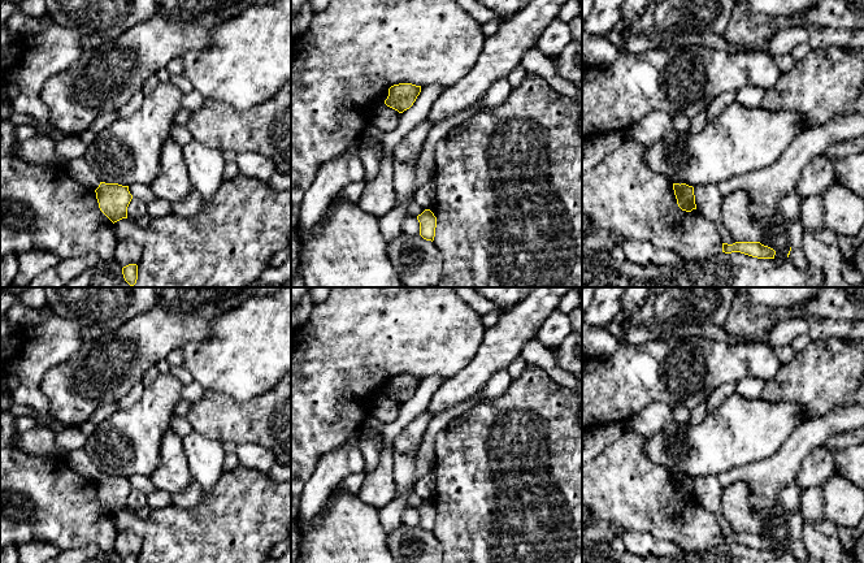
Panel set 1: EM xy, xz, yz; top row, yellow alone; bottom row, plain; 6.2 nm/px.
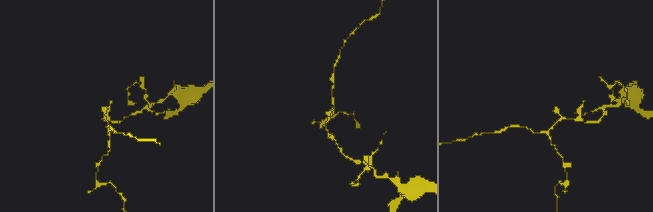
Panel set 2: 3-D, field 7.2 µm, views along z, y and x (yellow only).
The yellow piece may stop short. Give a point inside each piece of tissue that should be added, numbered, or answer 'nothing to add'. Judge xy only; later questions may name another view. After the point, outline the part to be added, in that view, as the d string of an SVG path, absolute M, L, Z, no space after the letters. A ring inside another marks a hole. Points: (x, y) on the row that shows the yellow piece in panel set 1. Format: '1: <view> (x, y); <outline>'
nothing to add

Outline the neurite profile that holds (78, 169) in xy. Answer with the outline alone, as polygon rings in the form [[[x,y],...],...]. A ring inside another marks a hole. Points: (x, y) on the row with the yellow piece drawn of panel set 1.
[[[83,156],[68,161],[66,170],[77,183],[87,189],[96,190],[100,185],[99,177],[94,173]]]

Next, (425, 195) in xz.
[[[434,181],[421,186],[414,192],[414,202],[425,209],[430,209],[437,195],[437,185]]]

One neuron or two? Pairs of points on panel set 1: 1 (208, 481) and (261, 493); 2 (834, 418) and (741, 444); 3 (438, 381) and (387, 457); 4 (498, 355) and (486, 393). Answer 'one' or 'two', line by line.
1: two
2: two
3: one
4: two

